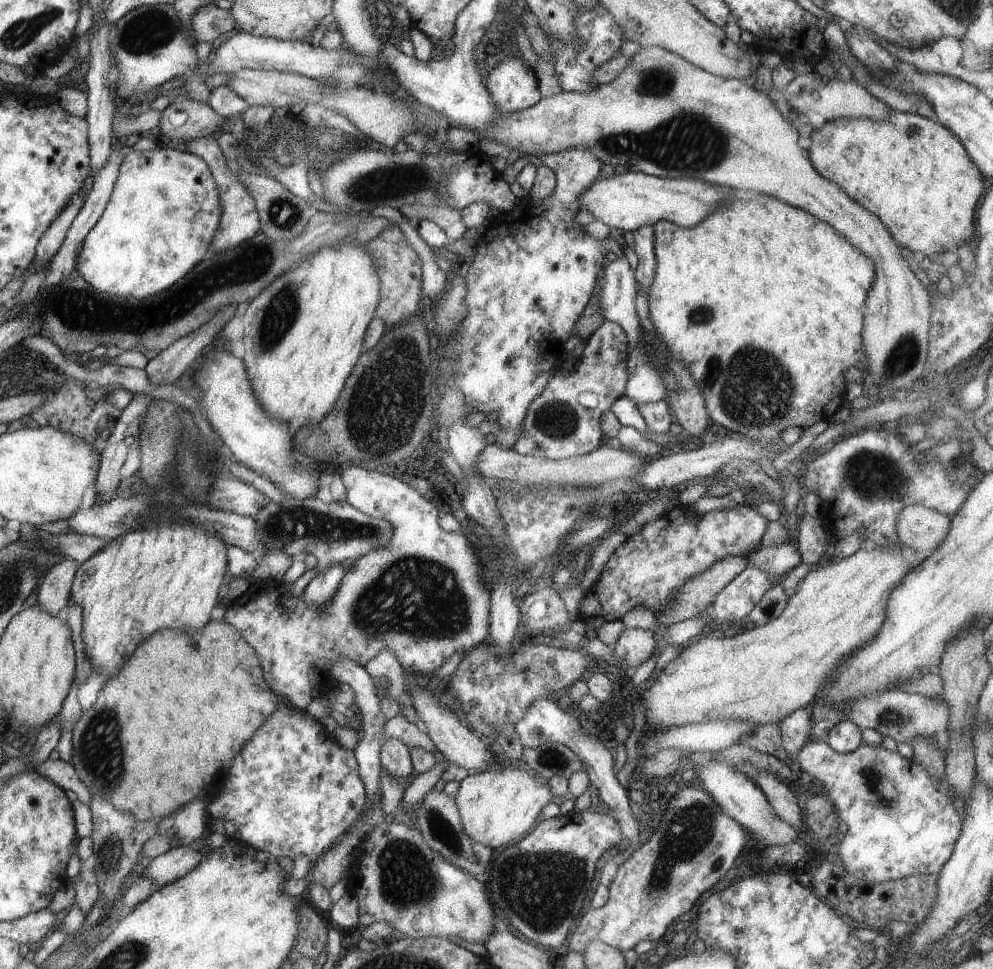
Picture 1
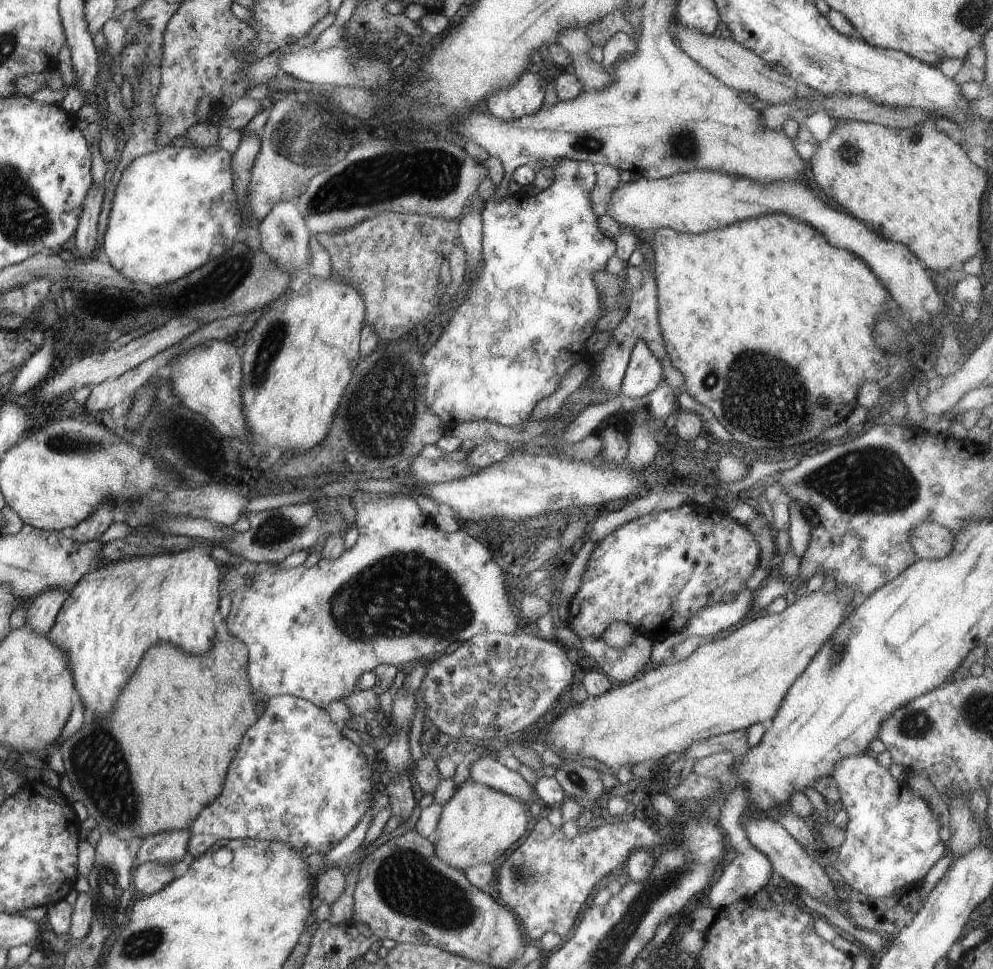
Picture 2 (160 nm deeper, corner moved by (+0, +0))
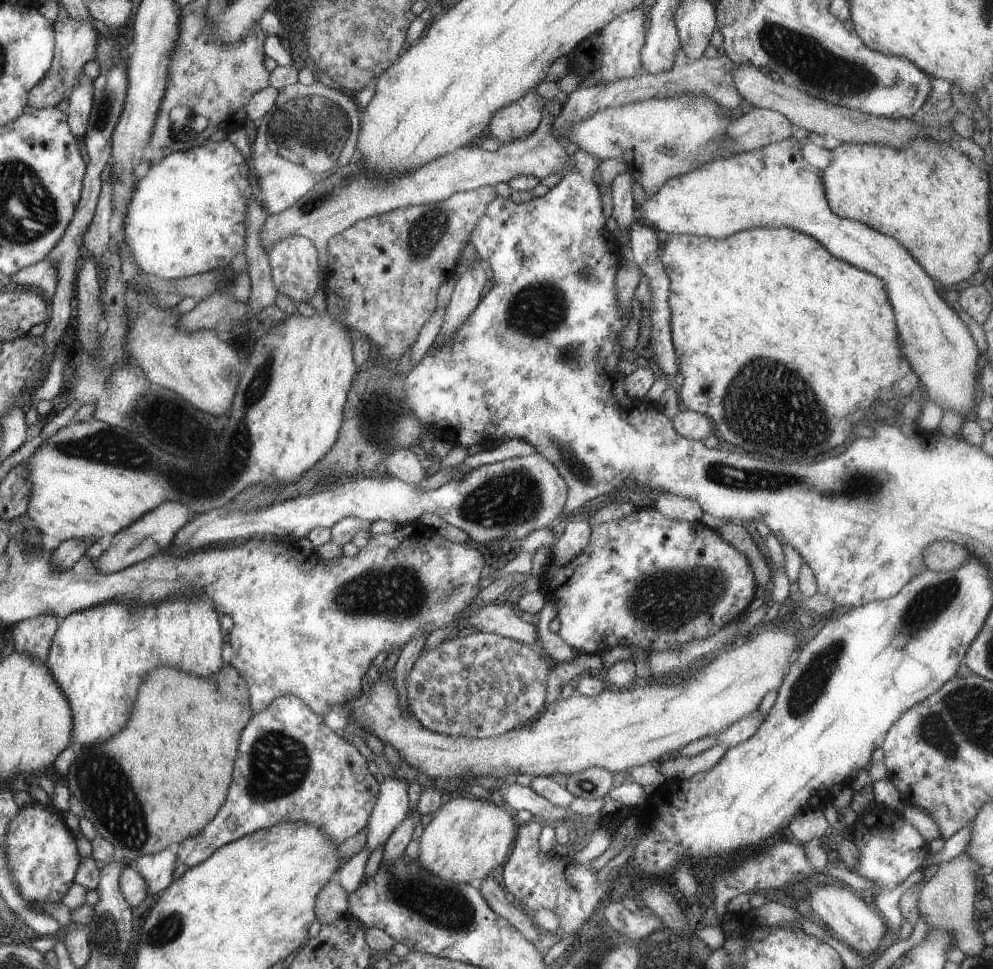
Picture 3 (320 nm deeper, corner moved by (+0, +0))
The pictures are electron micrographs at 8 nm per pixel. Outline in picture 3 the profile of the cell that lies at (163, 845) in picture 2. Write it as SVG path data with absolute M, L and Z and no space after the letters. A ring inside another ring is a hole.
M168 848L153 855L136 859L140 876L146 881L147 894L152 896L164 890L174 880L172 873L178 865L176 849Z

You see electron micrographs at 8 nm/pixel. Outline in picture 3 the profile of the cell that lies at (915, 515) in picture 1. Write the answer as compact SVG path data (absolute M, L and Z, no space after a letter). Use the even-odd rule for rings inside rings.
M936 541L930 543L924 551L926 568L940 572L960 568L971 554L967 548L950 541Z

